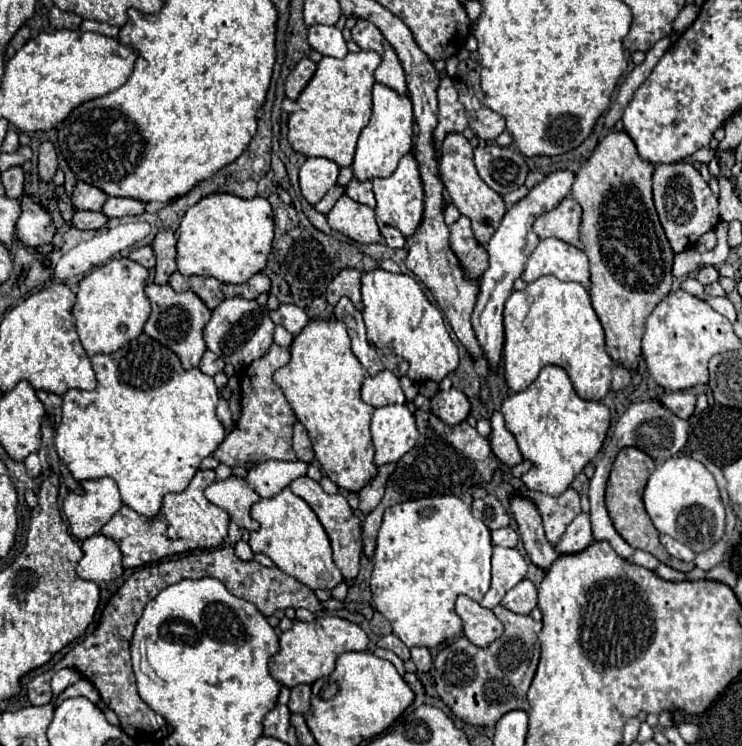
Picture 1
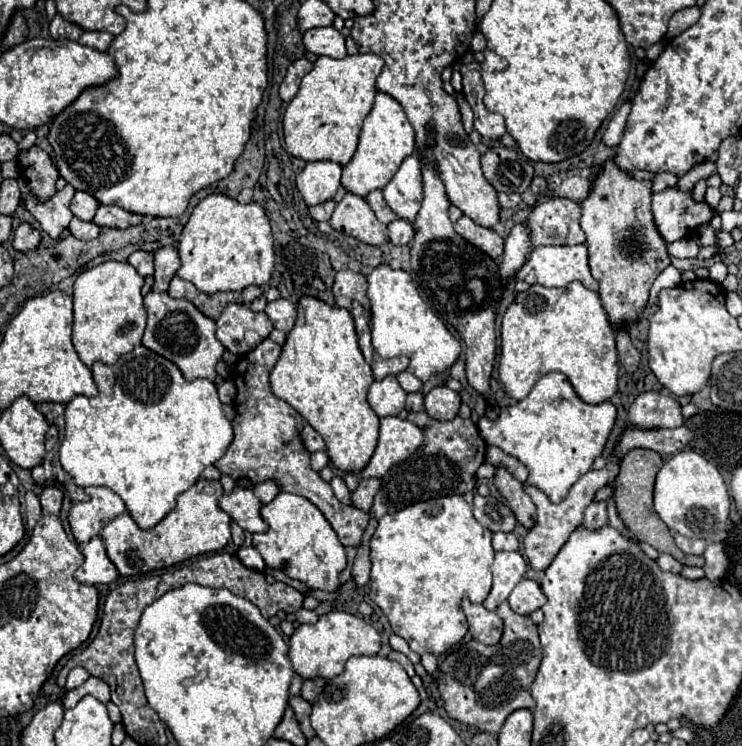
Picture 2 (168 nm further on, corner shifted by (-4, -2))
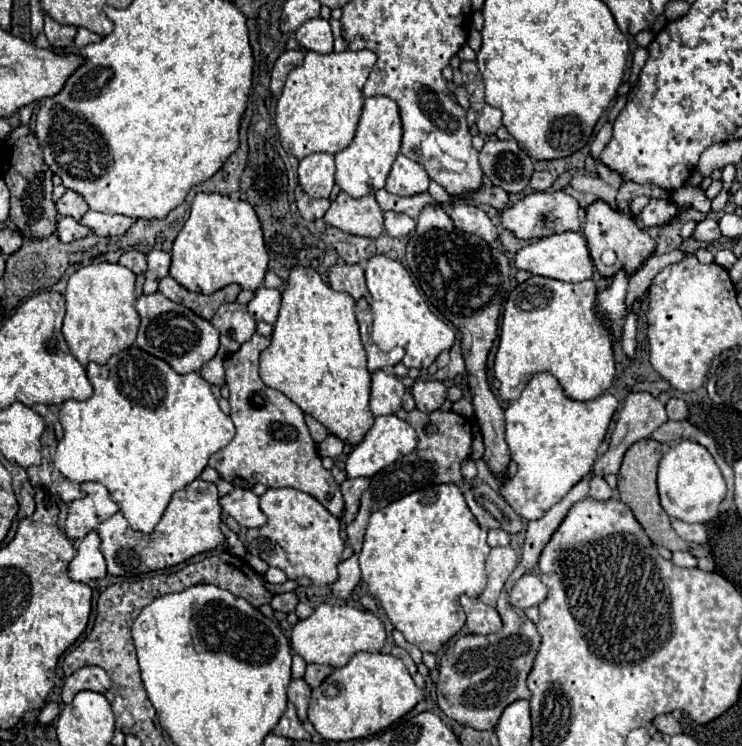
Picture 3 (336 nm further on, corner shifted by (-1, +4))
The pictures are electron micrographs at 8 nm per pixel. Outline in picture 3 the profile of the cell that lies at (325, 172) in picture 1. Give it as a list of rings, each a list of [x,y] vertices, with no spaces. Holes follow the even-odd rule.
[[[320,152],[300,160],[298,182],[310,198],[328,198],[334,186],[334,156]]]

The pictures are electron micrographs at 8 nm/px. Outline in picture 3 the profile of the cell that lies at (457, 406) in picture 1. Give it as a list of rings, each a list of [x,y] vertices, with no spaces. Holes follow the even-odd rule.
[[[418,380],[412,384],[410,392],[416,400],[416,408],[422,412],[434,412],[446,400],[446,386],[438,380]]]

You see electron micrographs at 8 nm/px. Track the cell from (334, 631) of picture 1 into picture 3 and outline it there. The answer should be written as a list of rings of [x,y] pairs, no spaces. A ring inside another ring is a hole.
[[[320,604],[310,618],[300,620],[292,628],[292,650],[308,664],[328,664],[334,668],[346,666],[358,652],[380,652],[386,642],[386,630],[378,616],[368,610],[358,610],[348,604]]]

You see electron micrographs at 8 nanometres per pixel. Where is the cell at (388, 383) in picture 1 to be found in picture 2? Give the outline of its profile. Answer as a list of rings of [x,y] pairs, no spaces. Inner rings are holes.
[[[387,376],[383,380],[375,380],[369,388],[367,402],[375,410],[379,418],[383,416],[397,416],[405,408],[405,390],[399,386],[395,376]]]

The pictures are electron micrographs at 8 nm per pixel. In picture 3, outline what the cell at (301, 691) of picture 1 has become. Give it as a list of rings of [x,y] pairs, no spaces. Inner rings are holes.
[[[308,664],[304,680],[310,684],[310,688],[316,688],[334,668],[332,666],[322,666],[322,664]]]

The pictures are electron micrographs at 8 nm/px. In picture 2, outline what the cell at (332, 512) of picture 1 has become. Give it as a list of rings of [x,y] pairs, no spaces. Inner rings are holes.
[[[265,338],[255,350],[251,350],[237,364],[235,384],[237,384],[239,392],[237,392],[237,400],[235,400],[237,416],[233,420],[235,438],[233,438],[231,446],[227,448],[225,456],[221,456],[215,462],[215,466],[223,474],[227,474],[235,480],[237,478],[249,478],[255,484],[263,482],[263,480],[275,480],[281,490],[307,498],[329,520],[331,528],[339,536],[339,542],[345,548],[347,546],[357,548],[361,544],[363,532],[367,528],[369,514],[359,510],[359,508],[341,504],[335,498],[329,482],[323,482],[321,476],[309,468],[309,452],[305,450],[305,446],[299,438],[301,428],[303,428],[303,418],[285,400],[277,398],[271,392],[269,374],[275,368],[279,356],[281,356],[281,350],[283,348],[279,344],[275,344],[271,338]]]

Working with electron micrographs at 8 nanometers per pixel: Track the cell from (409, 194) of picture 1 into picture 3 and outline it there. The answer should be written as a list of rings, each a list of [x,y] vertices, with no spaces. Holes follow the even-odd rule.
[[[400,154],[392,164],[386,190],[398,196],[414,196],[418,192],[426,192],[428,184],[430,184],[430,178],[426,170],[418,162]]]

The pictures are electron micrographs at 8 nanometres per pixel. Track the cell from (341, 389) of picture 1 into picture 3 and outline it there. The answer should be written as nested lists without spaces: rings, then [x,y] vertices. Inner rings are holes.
[[[312,268],[290,270],[282,304],[274,322],[270,346],[260,354],[260,378],[266,386],[280,390],[306,414],[326,424],[328,432],[348,444],[358,444],[374,424],[368,408],[370,372],[354,316],[354,298],[336,292],[322,282]]]

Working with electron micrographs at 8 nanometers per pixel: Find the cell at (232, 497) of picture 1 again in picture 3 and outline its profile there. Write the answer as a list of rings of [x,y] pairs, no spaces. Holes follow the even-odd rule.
[[[234,488],[220,498],[220,506],[244,528],[260,528],[266,524],[266,514],[258,508],[258,496],[252,490]]]

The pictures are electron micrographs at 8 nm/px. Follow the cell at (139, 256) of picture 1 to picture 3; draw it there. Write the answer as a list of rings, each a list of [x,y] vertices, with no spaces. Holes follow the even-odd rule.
[[[128,250],[120,256],[118,264],[130,268],[134,274],[144,274],[146,272],[146,256],[138,250]]]

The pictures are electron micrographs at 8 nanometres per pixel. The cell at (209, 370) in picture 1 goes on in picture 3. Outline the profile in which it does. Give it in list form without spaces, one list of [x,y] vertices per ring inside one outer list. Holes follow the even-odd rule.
[[[214,356],[212,360],[208,360],[202,368],[200,368],[200,376],[214,386],[224,386],[224,362],[220,356]]]

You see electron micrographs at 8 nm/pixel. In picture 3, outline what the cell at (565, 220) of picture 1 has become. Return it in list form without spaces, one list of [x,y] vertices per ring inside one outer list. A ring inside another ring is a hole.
[[[564,190],[558,192],[532,192],[524,198],[520,198],[514,206],[506,208],[500,214],[500,226],[510,230],[514,236],[522,238],[522,240],[534,240],[534,238],[546,238],[550,234],[558,234],[558,232],[578,232],[580,230],[580,220],[578,220],[578,202],[566,194]]]

